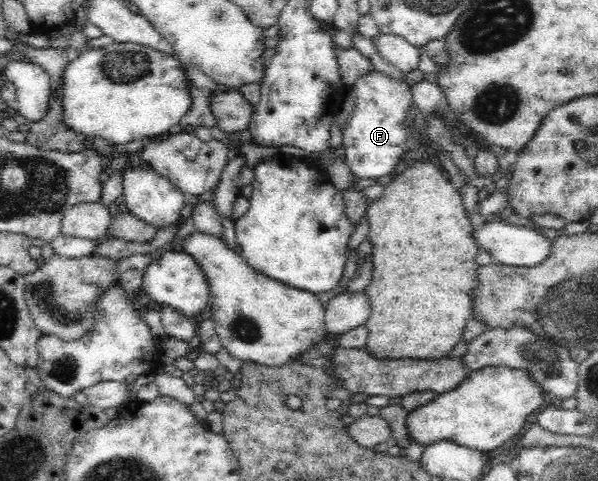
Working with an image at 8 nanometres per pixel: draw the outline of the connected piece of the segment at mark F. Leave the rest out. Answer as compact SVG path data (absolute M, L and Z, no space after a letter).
M374 71L358 77L351 87L355 107L350 119L341 129L343 161L356 178L376 180L388 176L394 171L402 155L423 141L418 132L410 130L408 122L408 111L415 104L410 86Z

